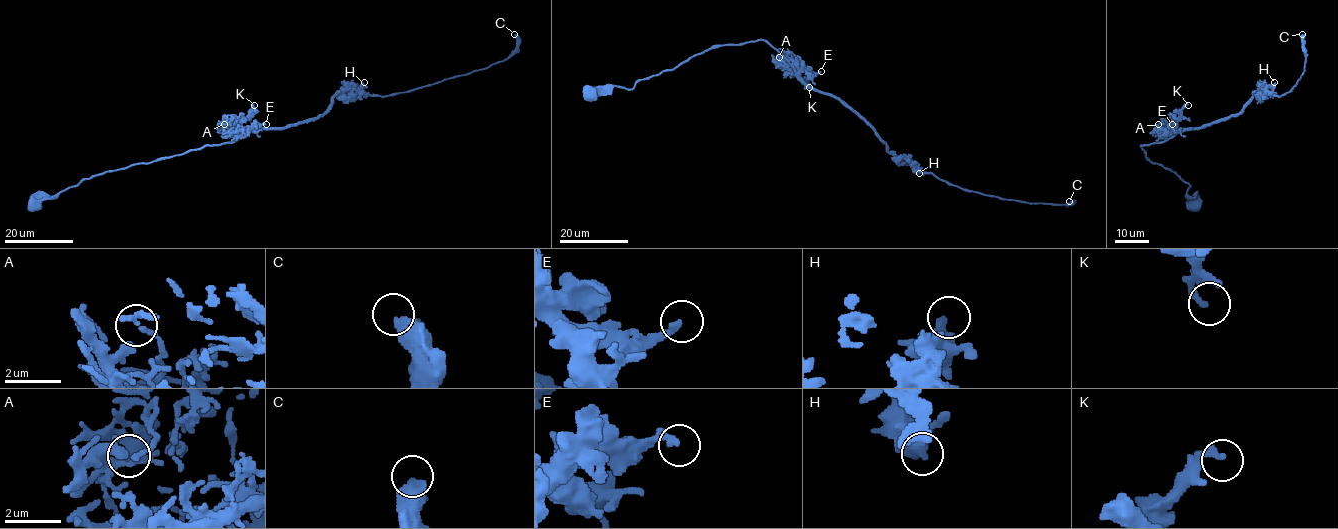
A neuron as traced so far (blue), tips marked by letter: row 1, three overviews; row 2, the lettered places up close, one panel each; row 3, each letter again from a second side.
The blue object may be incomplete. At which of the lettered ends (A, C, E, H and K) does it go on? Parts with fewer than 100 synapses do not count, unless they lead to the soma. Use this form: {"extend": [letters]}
{"extend": []}

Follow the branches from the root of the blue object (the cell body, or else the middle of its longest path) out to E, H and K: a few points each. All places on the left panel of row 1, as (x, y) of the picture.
E: (38, 205), (43, 199), (54, 198), (84, 179), (181, 155), (205, 145), (233, 143), (254, 126), (266, 124)
H: (38, 205), (110, 170), (233, 142), (252, 129), (313, 120), (336, 95), (364, 82)
K: (38, 205), (84, 179), (205, 145), (233, 142), (254, 105)

